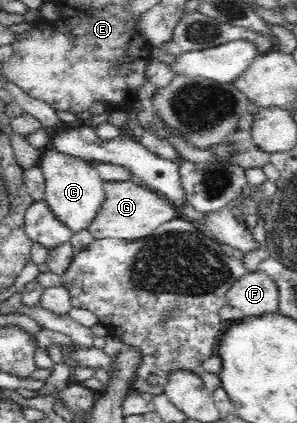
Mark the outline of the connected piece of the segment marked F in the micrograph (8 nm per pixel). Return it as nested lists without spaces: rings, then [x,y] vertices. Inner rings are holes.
[[[261,271],[245,273],[236,280],[226,292],[227,304],[241,312],[242,317],[259,317],[265,314],[278,312],[279,293],[272,278]]]

